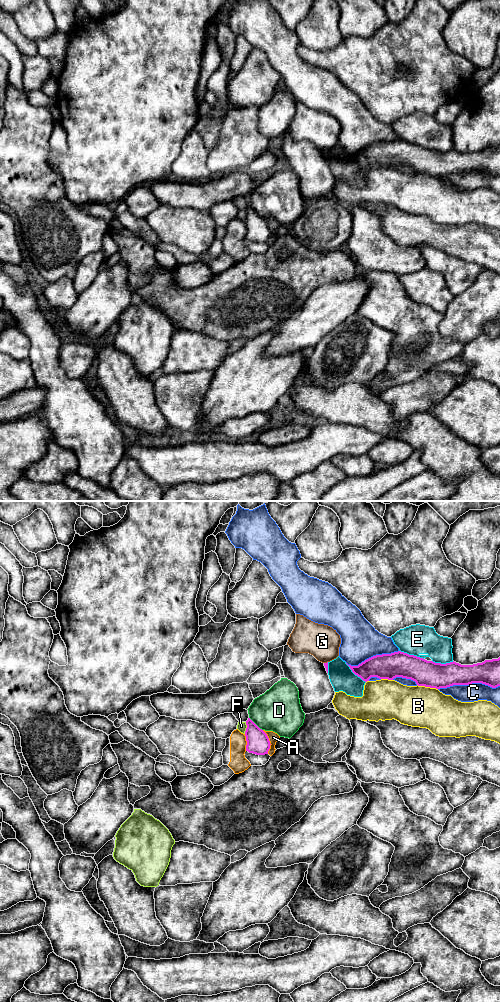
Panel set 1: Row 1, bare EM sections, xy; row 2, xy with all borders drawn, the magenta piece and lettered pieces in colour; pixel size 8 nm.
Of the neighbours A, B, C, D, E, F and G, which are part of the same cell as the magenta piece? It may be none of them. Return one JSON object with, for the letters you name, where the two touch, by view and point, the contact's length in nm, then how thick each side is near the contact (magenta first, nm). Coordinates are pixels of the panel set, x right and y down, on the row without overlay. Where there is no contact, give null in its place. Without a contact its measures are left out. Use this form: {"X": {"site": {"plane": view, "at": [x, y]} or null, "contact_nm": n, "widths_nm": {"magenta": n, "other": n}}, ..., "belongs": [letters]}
{"belongs": []}

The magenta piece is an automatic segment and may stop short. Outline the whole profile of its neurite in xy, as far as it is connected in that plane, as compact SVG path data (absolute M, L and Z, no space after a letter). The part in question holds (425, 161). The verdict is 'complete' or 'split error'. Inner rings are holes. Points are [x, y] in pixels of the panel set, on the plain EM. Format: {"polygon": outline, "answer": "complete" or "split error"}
{"polygon": "M398 139L373 144L358 154L348 154L365 170L371 165L388 168L402 165L415 169L418 174L436 177L472 171L500 174L500 145L473 153L454 149L441 152Z", "answer": "complete"}

